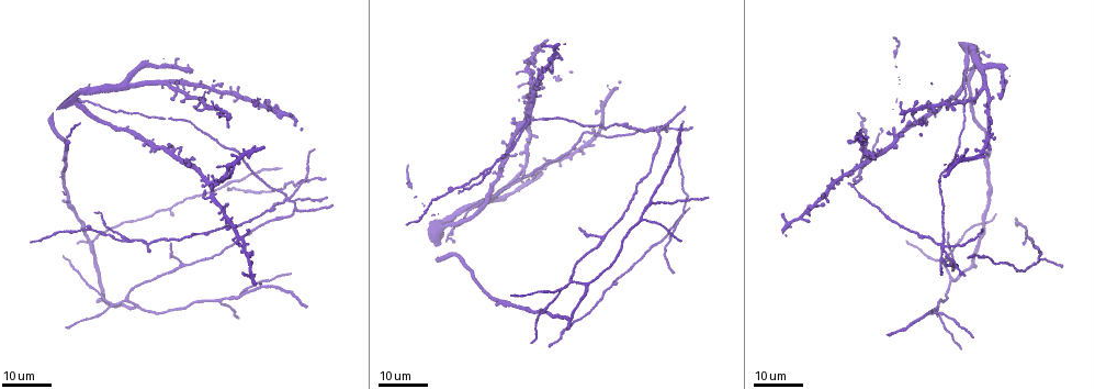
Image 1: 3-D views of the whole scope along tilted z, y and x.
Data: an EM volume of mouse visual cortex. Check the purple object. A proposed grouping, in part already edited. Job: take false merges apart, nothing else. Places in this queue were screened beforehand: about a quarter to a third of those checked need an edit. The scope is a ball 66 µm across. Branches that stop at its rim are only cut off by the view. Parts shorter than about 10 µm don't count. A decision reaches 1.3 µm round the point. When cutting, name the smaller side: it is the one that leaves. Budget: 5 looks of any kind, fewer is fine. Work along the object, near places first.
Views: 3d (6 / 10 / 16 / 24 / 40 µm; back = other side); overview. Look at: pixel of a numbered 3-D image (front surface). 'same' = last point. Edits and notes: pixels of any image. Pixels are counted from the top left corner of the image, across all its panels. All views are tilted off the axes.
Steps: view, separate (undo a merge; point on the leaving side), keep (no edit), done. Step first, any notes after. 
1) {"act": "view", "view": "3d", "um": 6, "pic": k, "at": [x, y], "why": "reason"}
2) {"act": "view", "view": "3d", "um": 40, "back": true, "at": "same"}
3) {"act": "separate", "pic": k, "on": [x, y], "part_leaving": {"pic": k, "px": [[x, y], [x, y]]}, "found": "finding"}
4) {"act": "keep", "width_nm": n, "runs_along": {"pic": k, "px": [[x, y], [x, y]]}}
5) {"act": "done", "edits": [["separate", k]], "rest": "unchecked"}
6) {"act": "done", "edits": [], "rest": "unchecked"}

{"act": "view", "view": "3d", "um": 24, "pic": 1, "at": [111, 304], "why": "three arms meet"}

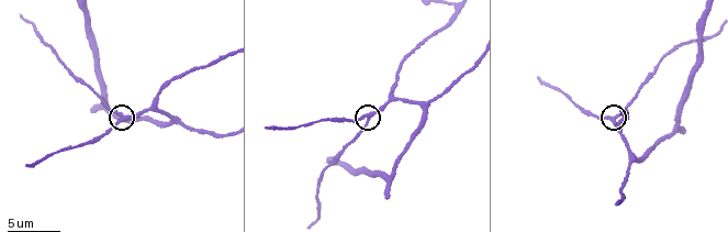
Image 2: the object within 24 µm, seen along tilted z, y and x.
{"act": "view", "view": "3d", "um": 10, "pic": 2, "at": [612, 117]}

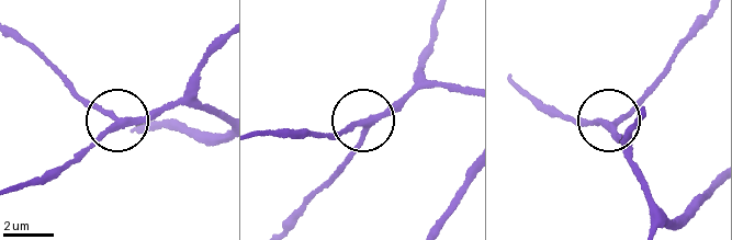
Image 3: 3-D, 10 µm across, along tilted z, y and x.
{"act": "keep", "width_nm": 230, "runs_along": {"pic": 3, "px": [[440, 15], [417, 86], [333, 140]]}, "found": "all the same cell"}

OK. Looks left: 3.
{"act": "view", "view": "3d", "um": 16, "pic": 1, "at": [237, 297], "why": "side arm on a straight run"}

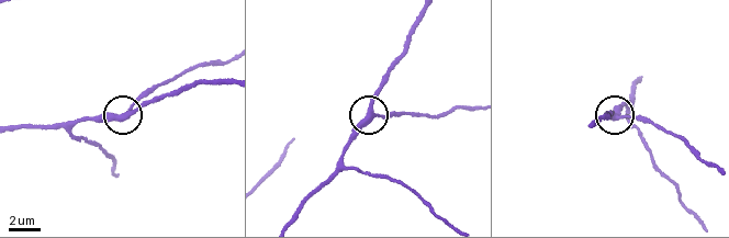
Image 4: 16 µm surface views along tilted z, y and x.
{"act": "view", "view": "3d", "um": 10, "pic": 4, "at": [127, 114]}

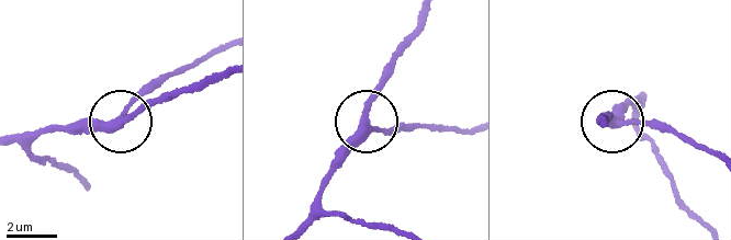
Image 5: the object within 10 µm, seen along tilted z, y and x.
{"act": "keep", "runs_along": {"pic": 5, "px": [[17, 139], [51, 129], [115, 124], [152, 83]]}, "found": "continuous, no second cell"}

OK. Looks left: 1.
{"act": "done", "edits": [], "rest": "unchecked"}

